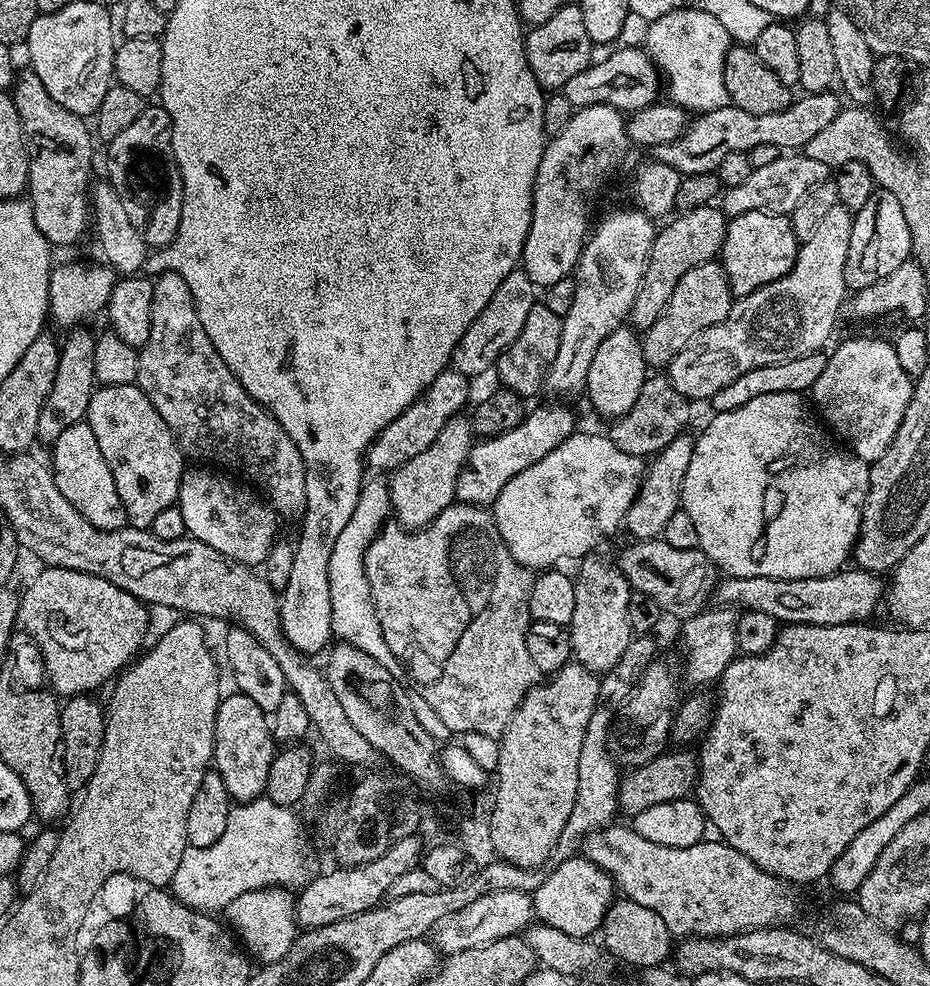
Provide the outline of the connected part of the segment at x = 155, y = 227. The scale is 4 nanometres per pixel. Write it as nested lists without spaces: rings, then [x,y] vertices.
[[[146,106],[118,138],[107,141],[108,148],[108,176],[107,183],[118,190],[118,198],[122,198],[122,206],[126,208],[126,214],[130,222],[134,222],[134,230],[142,234],[144,243],[149,249],[166,248],[168,243],[178,234],[178,222],[182,218],[182,194],[184,187],[180,181],[180,170],[170,159],[170,125],[166,110],[159,106]]]

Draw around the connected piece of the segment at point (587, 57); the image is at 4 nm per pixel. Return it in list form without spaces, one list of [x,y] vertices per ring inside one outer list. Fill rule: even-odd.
[[[579,3],[562,6],[558,14],[554,14],[547,22],[542,22],[527,29],[524,38],[526,62],[545,90],[560,90],[564,84],[592,64],[592,40],[586,34],[586,26],[582,23],[582,10]],[[552,88],[552,89],[551,89]]]

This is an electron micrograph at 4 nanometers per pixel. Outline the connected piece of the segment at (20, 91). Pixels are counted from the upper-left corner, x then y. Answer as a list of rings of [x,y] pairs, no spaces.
[[[24,70],[17,75],[10,89],[14,106],[18,110],[20,125],[24,131],[24,144],[28,147],[28,186],[26,199],[32,203],[34,222],[38,222],[38,230],[49,244],[76,244],[84,227],[90,224],[90,179],[92,174],[92,140],[93,133],[86,125],[85,117],[70,114],[66,106],[58,106],[50,94],[46,94],[46,86],[38,79],[38,74]]]

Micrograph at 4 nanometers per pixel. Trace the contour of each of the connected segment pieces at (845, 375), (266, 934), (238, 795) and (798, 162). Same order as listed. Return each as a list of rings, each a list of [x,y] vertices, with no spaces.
[[[856,336],[853,340],[842,341],[833,352],[830,352],[826,370],[822,370],[818,382],[814,382],[810,389],[810,400],[819,419],[833,433],[840,432],[841,441],[848,440],[847,447],[852,455],[865,462],[871,462],[882,458],[890,442],[894,442],[894,434],[898,434],[898,426],[902,426],[902,414],[906,414],[906,406],[912,397],[913,387],[913,377],[908,376],[906,370],[902,370],[902,365],[898,363],[895,343],[888,341],[887,344],[886,341],[875,340],[872,336]]]
[[[277,886],[238,894],[238,898],[234,898],[228,905],[226,915],[228,915],[227,927],[253,961],[260,960],[261,965],[273,964],[286,958],[286,954],[290,954],[290,946],[294,946],[298,935],[298,925],[296,901],[289,889]]]
[[[232,690],[229,696],[227,693],[221,699],[216,715],[212,764],[222,782],[226,782],[229,797],[236,804],[259,800],[265,795],[271,762],[277,753],[278,745],[272,738],[269,713],[264,712],[254,698],[239,690]]]
[[[781,154],[774,162],[753,168],[750,178],[746,178],[746,182],[733,188],[724,188],[722,211],[728,218],[746,214],[750,210],[790,214],[794,210],[794,206],[798,206],[798,202],[804,197],[806,190],[810,190],[810,186],[818,186],[818,182],[829,179],[829,176],[828,165],[814,162],[814,158],[803,154]]]

